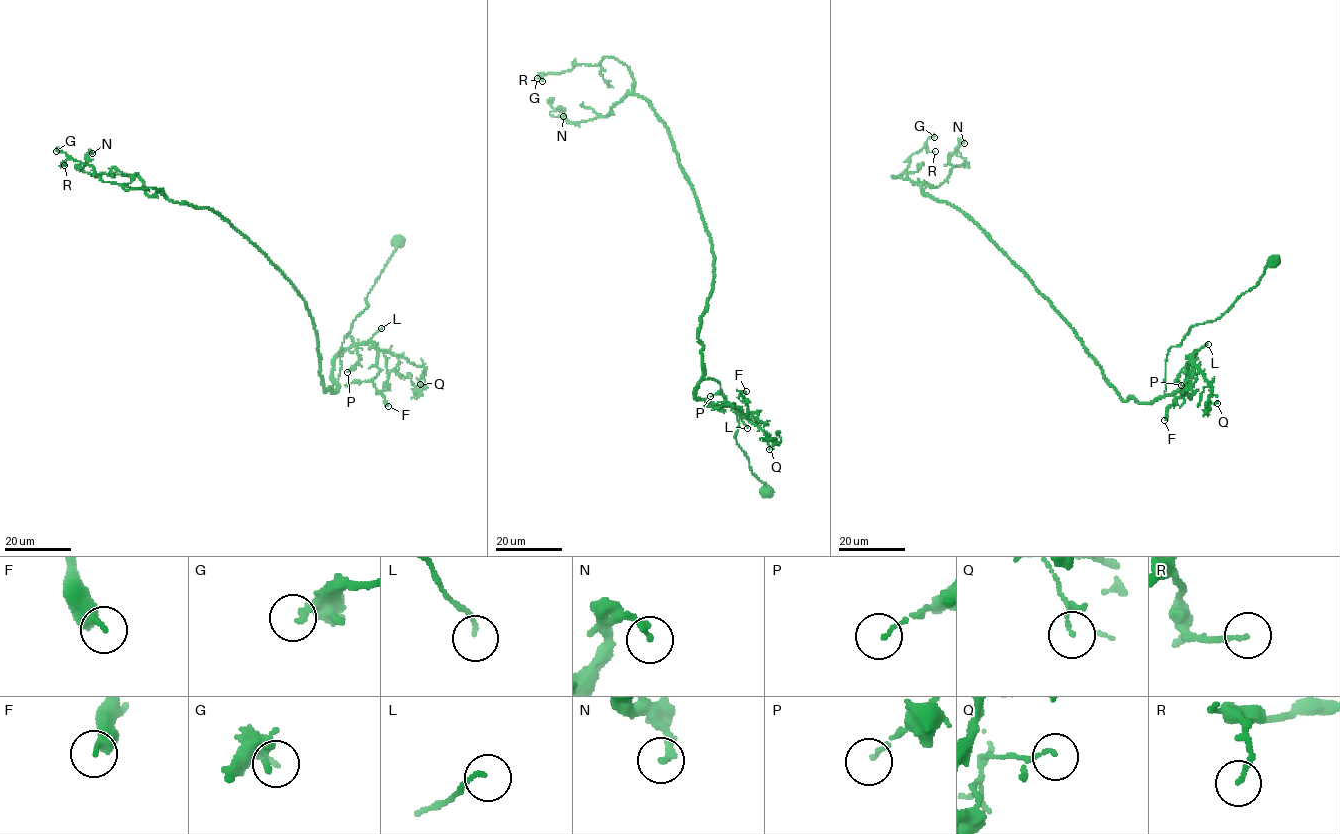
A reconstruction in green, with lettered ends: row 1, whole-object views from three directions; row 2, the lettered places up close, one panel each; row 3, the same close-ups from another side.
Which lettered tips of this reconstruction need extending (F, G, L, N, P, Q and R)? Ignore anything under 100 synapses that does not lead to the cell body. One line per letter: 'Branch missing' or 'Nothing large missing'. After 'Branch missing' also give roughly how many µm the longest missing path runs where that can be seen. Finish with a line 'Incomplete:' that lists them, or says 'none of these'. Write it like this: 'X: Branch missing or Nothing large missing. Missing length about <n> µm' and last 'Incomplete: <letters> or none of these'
F: Nothing large missing
G: Nothing large missing
L: Nothing large missing
N: Nothing large missing
P: Nothing large missing
Q: Nothing large missing
R: Nothing large missing
Incomplete: none of these

